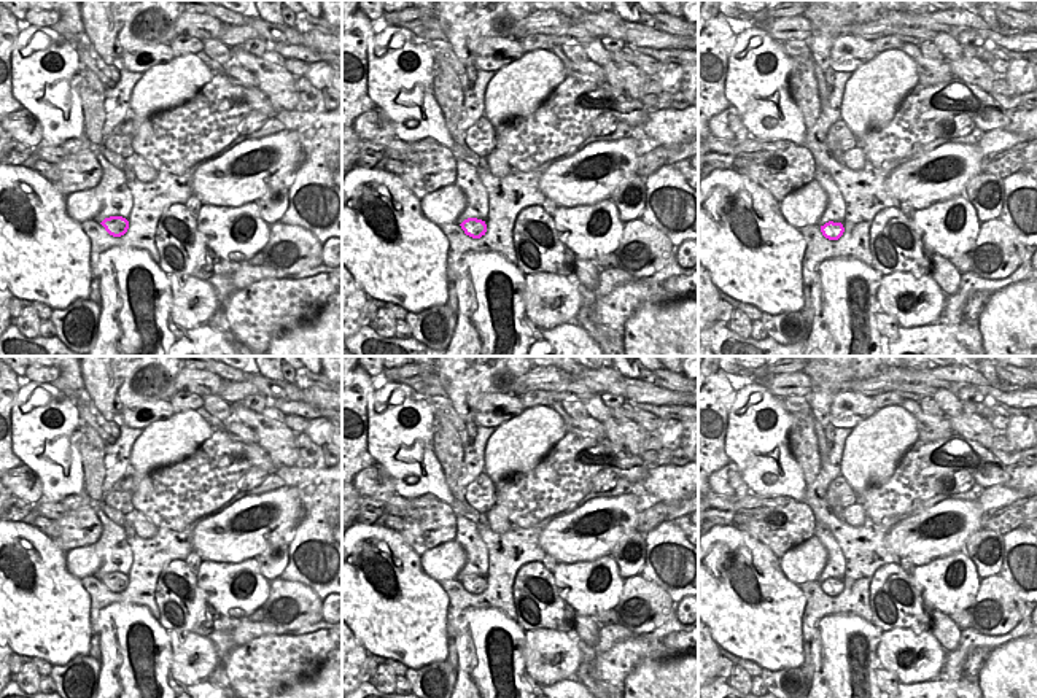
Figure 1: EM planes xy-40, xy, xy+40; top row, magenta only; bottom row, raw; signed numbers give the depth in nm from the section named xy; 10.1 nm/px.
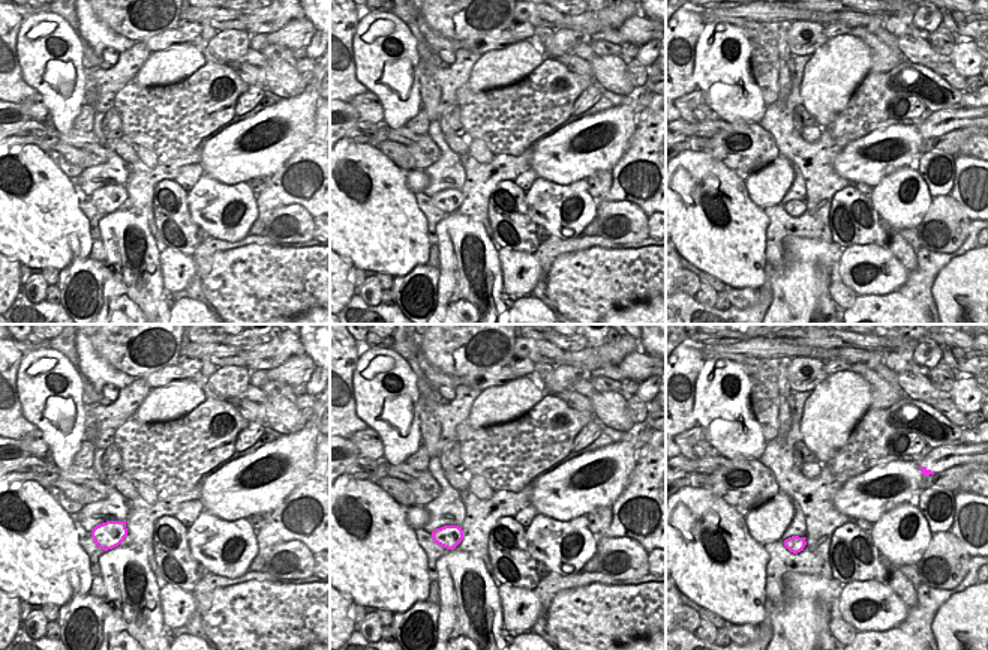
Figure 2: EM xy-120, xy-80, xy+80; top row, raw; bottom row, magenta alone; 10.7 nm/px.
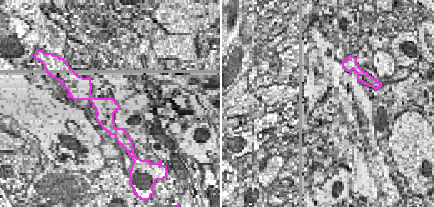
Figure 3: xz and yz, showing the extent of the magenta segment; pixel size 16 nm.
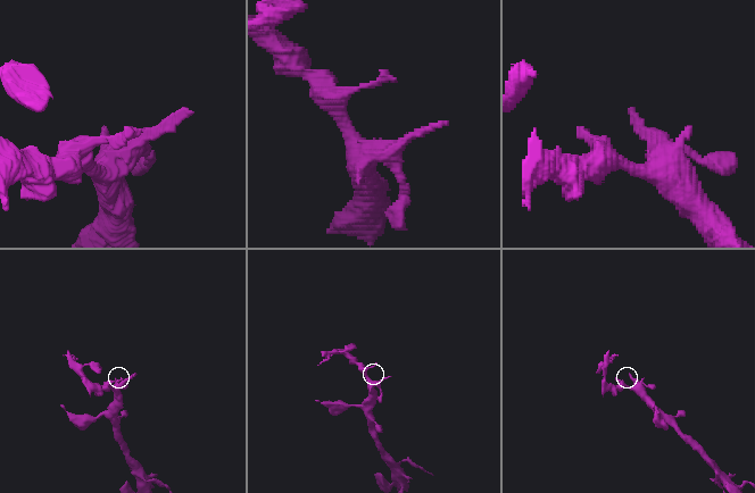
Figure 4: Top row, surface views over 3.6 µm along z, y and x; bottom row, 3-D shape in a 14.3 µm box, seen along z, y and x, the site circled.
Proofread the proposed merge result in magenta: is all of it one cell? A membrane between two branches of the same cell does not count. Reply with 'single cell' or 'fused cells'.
single cell

